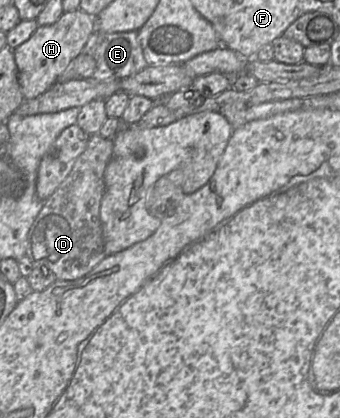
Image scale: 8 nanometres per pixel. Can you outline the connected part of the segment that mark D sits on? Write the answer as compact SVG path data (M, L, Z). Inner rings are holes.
M99 134L90 135L87 148L77 158L67 178L44 202L27 235L26 257L35 267L47 267L57 280L76 280L90 272L107 255L104 251L100 205L105 193L104 172L112 158L113 142Z

